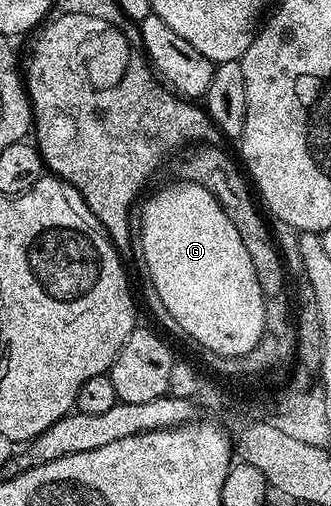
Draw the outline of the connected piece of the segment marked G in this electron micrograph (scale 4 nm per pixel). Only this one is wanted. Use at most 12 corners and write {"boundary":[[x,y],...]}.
{"boundary":[[201,184],[163,186],[137,246],[167,314],[220,359],[250,355],[267,302]]}

